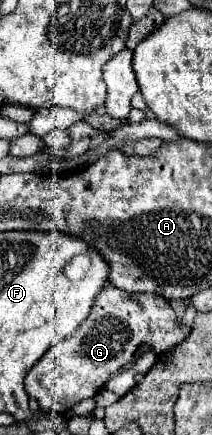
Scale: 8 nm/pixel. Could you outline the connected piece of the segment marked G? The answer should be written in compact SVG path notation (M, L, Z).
M106 285L94 299L92 313L64 341L50 347L24 379L26 393L38 399L40 411L64 415L76 403L94 397L104 383L124 369L140 345L150 345L154 353L166 353L182 343L190 327L176 321L176 313L164 297L154 293L126 293Z

